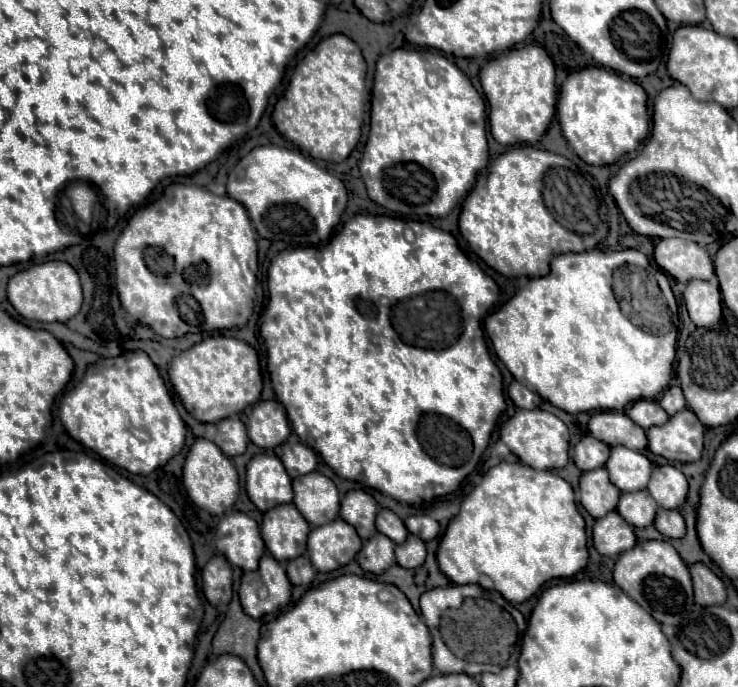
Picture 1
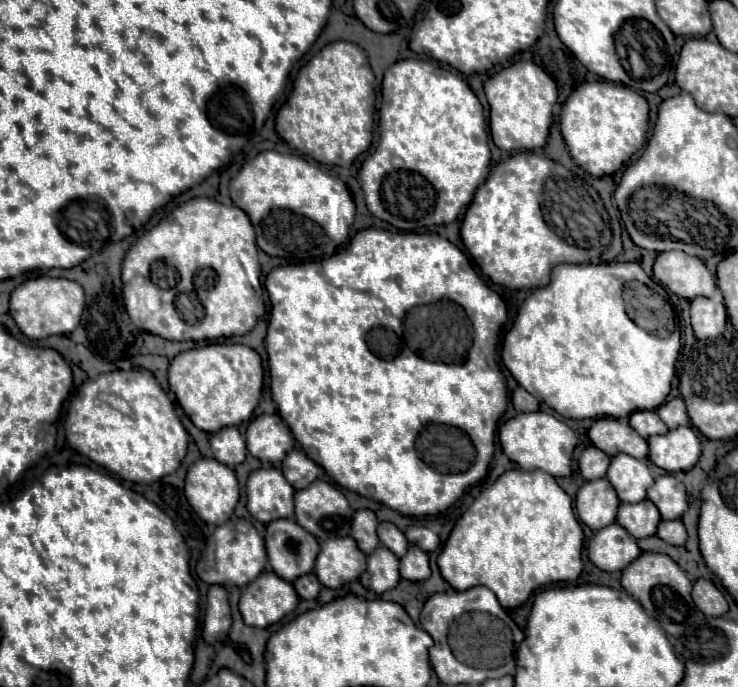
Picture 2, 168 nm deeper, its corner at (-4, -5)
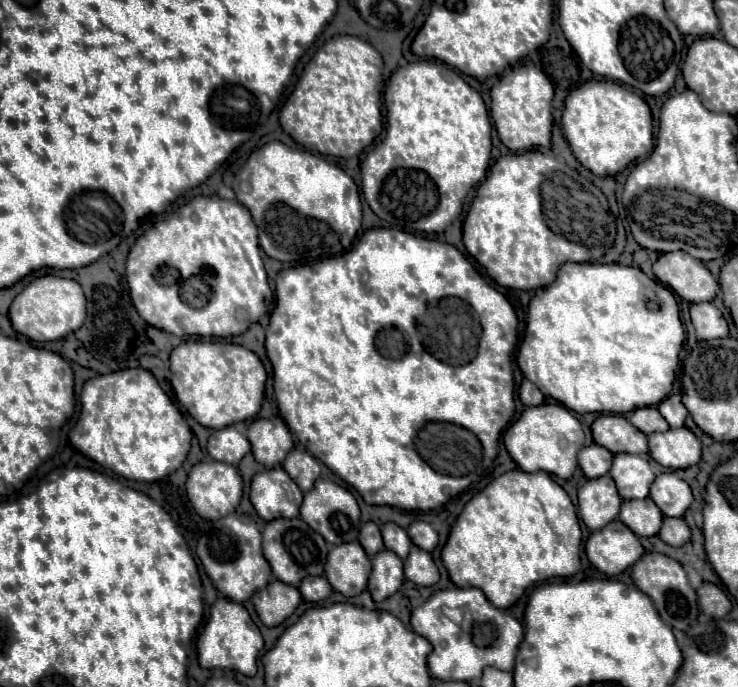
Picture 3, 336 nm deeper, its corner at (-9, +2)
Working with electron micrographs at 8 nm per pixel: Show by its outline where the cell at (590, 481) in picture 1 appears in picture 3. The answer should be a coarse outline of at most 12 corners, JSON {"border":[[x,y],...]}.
{"border":[[602,475],[578,489],[578,511],[588,529],[618,517],[622,499]]}

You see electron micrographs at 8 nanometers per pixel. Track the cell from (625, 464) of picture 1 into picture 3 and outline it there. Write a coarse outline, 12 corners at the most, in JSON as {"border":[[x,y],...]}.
{"border":[[632,453],[614,455],[610,469],[622,499],[644,499],[654,473]]}

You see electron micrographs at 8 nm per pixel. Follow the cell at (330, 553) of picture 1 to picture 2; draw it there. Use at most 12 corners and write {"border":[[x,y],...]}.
{"border":[[353,538],[321,544],[315,574],[327,588],[343,588],[365,570]]}

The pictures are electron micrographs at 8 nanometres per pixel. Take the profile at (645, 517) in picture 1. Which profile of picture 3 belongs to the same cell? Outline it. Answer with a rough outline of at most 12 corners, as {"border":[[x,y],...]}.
{"border":[[650,497],[624,501],[620,521],[640,537],[660,531]]}

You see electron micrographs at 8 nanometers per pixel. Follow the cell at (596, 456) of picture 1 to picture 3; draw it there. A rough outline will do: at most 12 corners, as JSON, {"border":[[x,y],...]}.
{"border":[[592,443],[580,449],[578,463],[586,477],[608,473],[614,455]]}

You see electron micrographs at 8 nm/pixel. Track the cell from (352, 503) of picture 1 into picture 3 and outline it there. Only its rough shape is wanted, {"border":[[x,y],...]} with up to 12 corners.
{"border":[[362,523],[358,541],[374,557],[384,549],[380,527]]}

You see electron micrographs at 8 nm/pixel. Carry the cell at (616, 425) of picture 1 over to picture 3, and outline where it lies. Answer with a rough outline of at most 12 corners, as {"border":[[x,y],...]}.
{"border":[[622,415],[592,423],[594,443],[610,453],[648,453],[646,435]]}

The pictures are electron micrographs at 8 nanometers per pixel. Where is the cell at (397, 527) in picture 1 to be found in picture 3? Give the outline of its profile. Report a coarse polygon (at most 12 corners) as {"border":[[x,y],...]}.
{"border":[[396,523],[382,525],[384,545],[400,559],[408,557],[412,541]]}

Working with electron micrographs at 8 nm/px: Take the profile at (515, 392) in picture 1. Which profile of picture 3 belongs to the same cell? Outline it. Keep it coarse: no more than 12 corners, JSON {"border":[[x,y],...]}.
{"border":[[528,379],[522,381],[518,395],[524,405],[540,405],[544,395]]}

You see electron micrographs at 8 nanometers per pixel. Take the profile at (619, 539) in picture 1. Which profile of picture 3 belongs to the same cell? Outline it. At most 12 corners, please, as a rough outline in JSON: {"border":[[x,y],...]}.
{"border":[[616,519],[584,551],[596,569],[620,575],[642,557],[632,529]]}

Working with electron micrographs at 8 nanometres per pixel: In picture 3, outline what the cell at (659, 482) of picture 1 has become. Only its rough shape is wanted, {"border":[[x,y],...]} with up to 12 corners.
{"border":[[676,473],[658,475],[650,497],[668,517],[682,517],[694,501]]}

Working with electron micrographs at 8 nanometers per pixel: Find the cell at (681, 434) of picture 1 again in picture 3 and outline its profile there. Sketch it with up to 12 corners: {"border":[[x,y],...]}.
{"border":[[688,429],[648,437],[650,455],[668,469],[686,469],[702,457]]}

